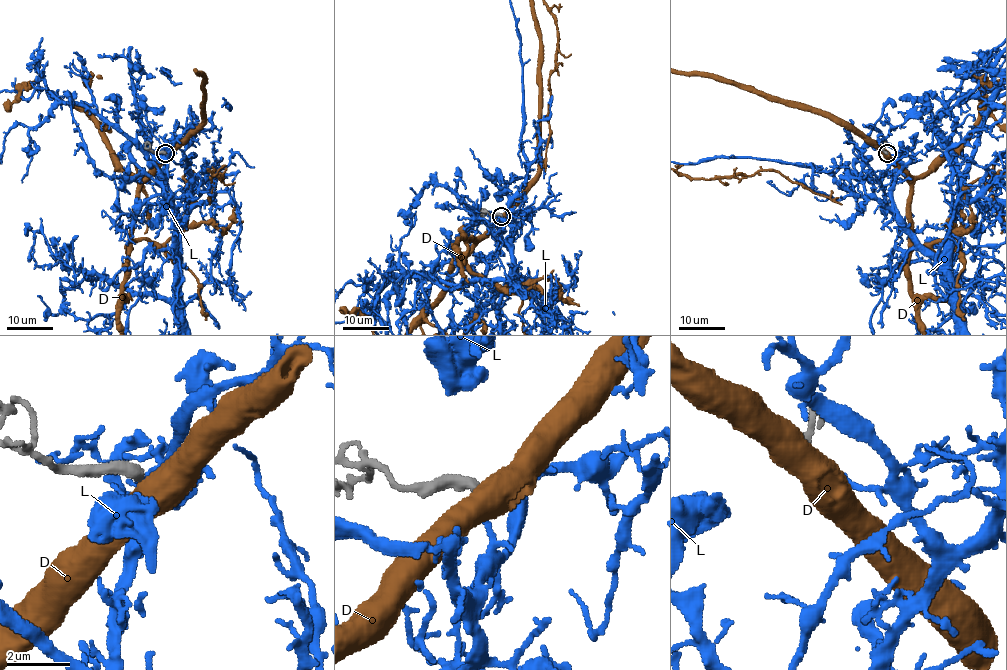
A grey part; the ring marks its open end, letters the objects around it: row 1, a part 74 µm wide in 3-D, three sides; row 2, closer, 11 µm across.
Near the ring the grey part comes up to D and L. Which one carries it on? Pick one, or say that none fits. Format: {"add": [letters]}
{"add": ["L"]}

